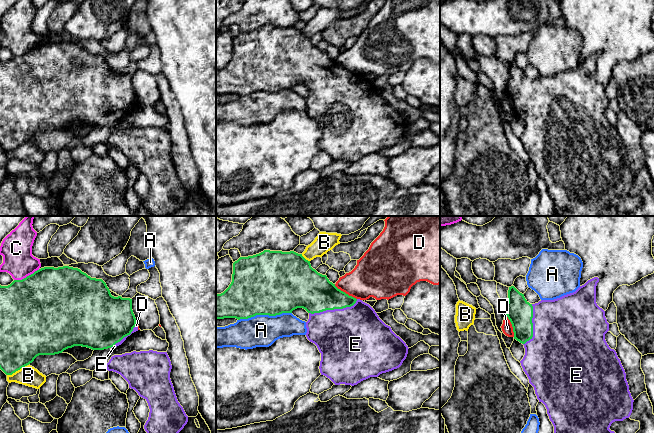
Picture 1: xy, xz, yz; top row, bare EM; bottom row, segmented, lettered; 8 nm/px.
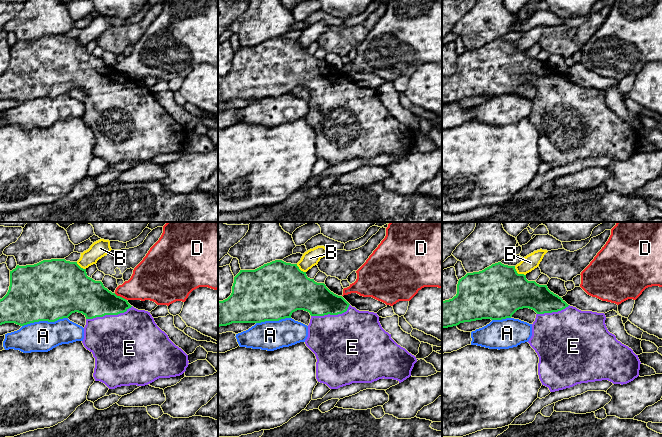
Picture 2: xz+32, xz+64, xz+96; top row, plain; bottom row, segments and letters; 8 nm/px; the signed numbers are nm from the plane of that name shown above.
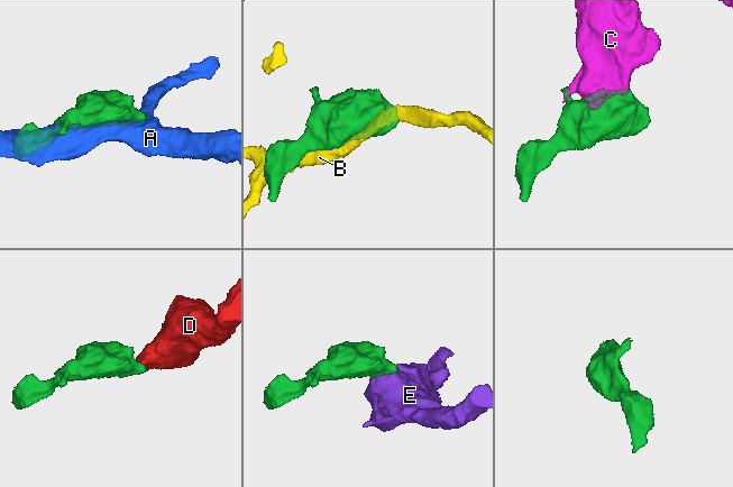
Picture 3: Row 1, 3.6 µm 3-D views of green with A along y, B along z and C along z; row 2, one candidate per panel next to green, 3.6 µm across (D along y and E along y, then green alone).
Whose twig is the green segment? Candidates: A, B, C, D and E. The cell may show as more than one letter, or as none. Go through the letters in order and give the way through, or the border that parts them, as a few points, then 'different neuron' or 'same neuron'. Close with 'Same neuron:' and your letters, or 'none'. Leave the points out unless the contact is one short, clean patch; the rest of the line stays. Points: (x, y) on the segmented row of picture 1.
A: different neuron
B: different neuron
C: different neuron
D: along xz (334, 284), (356, 299) | different neuron
E: same neuron
Same neuron: E

